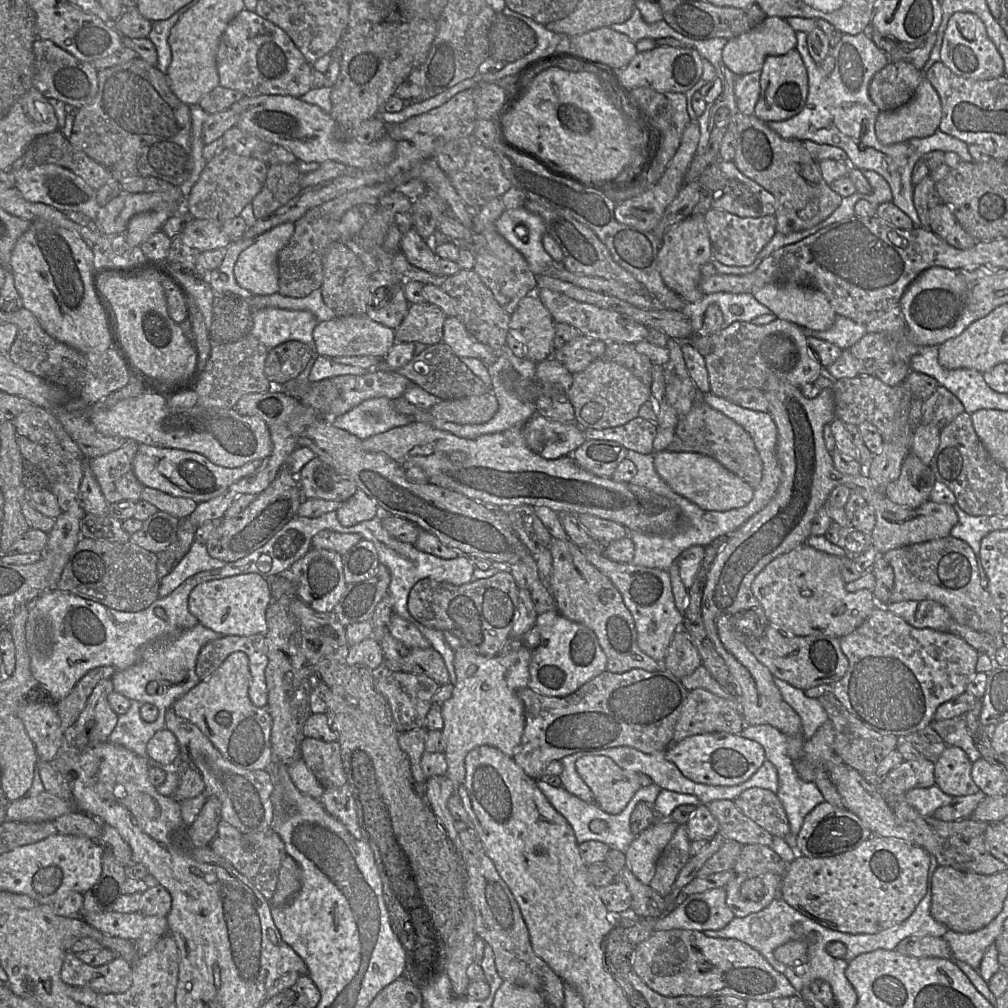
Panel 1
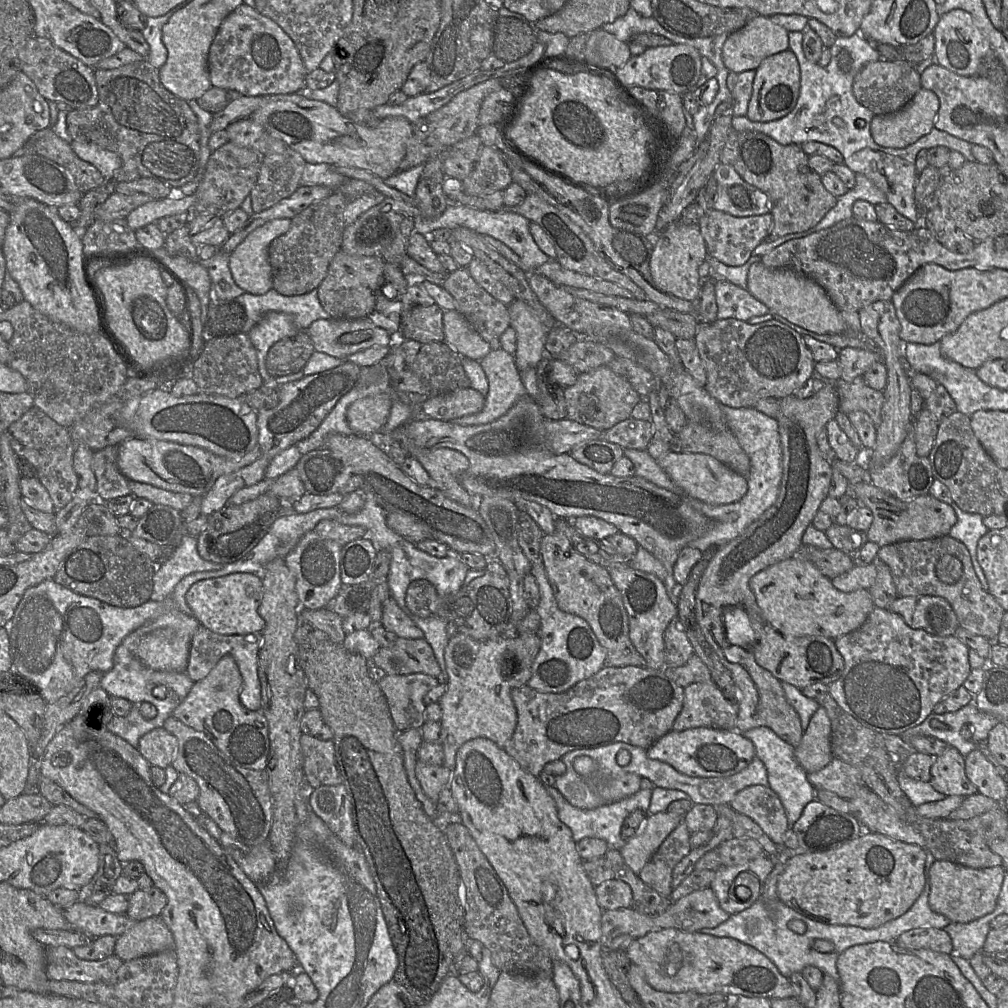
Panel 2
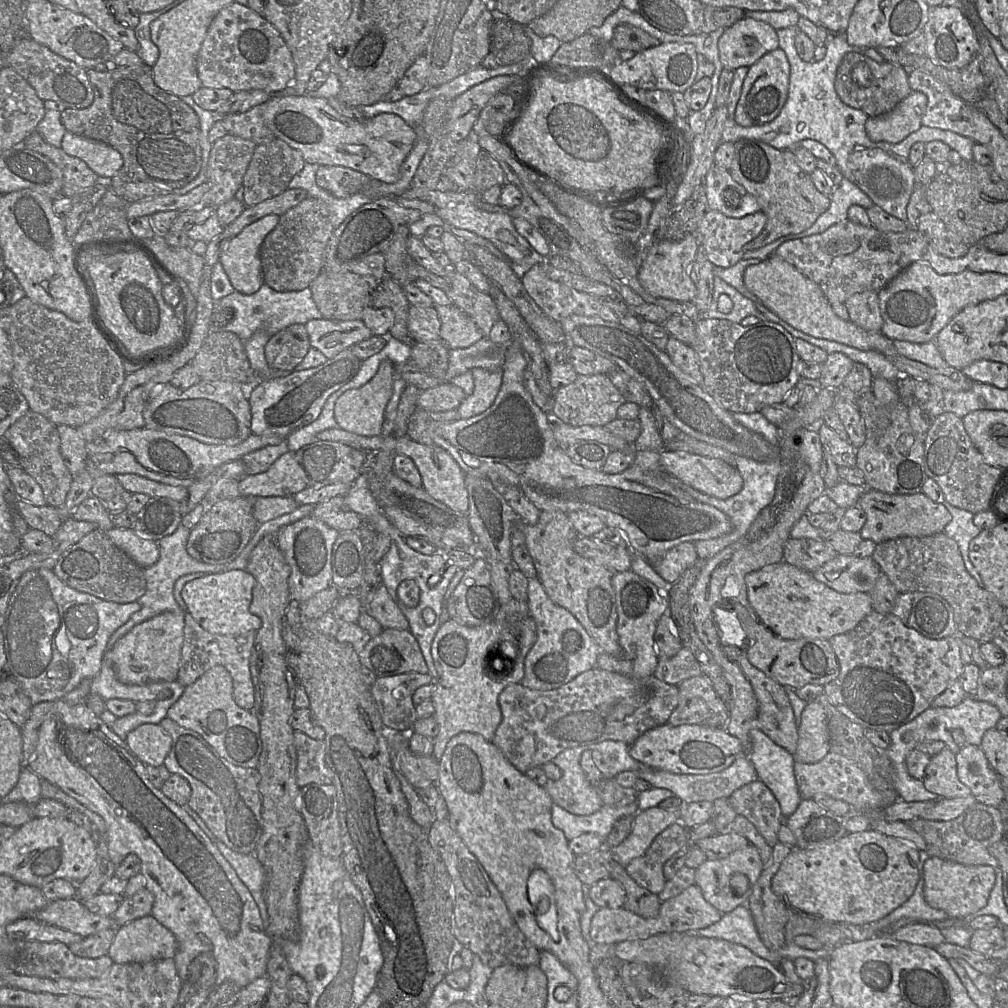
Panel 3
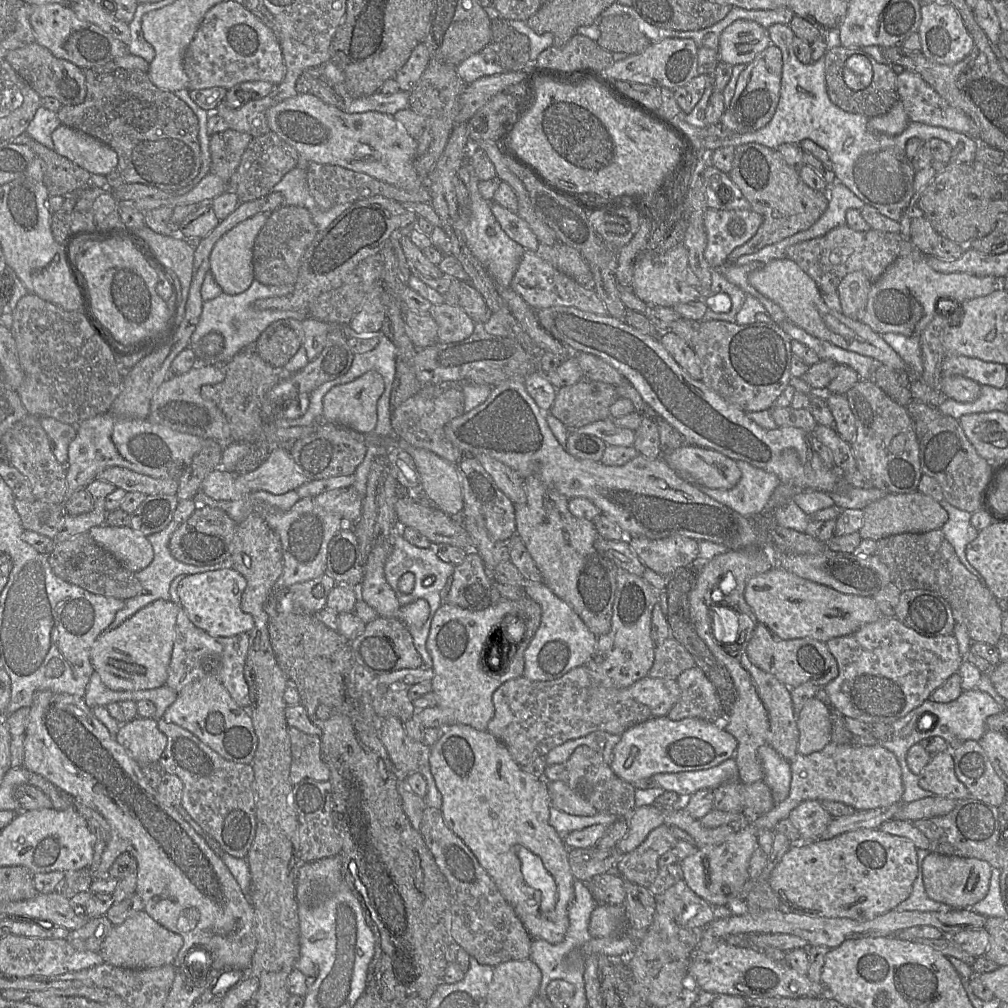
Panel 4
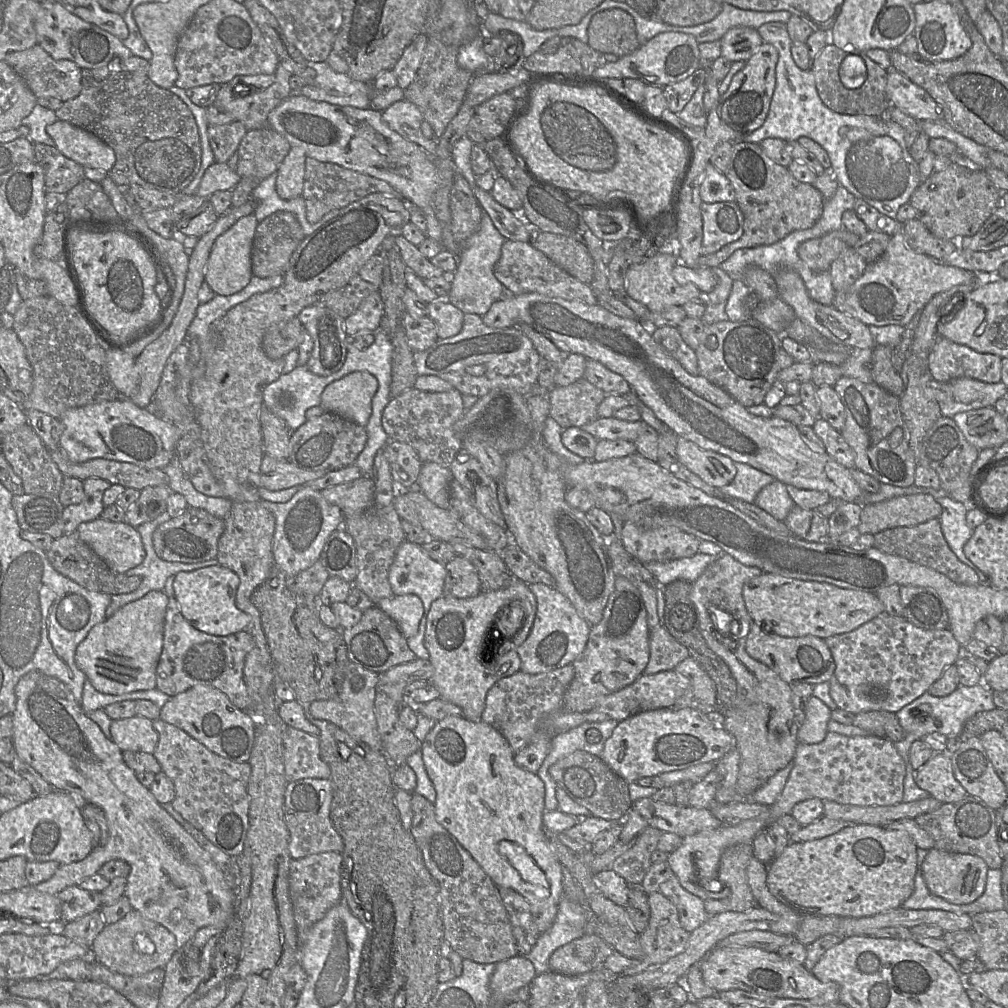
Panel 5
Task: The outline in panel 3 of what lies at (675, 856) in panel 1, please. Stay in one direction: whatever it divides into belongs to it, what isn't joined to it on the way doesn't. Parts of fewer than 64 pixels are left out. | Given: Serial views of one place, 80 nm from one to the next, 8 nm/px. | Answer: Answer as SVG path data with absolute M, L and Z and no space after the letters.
M681 822L673 823L654 839L642 856L627 864L625 870L637 884L658 895L667 881L663 873L665 862L689 845L689 829Z

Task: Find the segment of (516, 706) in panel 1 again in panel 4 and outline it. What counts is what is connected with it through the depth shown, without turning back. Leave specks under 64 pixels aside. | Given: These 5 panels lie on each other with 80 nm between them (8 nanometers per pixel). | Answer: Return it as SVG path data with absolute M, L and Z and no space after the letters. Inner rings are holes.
M528 596L519 600L501 598L497 603L479 611L463 609L449 603L444 603L438 608L431 621L426 648L432 658L432 691L437 697L438 706L454 711L453 724L463 724L479 731L487 731L487 726L495 713L492 701L493 693L506 681L523 676L524 652L534 637L540 625L540 620L540 605ZM510 617L519 619L518 624L522 629L525 630L528 626L527 637L517 643L515 643L516 640L511 640L515 647L513 646L512 651L507 656L504 656L504 653L499 655L503 660L503 665L499 670L494 670L489 666L490 657L488 653L495 649L500 650L504 646L504 642L500 641L501 630L503 630L501 625Z

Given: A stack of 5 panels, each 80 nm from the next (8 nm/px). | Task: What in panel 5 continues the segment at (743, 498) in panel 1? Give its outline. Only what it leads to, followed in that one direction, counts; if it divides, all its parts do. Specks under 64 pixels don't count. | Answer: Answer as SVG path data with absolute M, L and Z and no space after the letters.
M678 438L676 454L687 469L714 487L728 485L737 473L735 462L729 457L702 449L683 438Z

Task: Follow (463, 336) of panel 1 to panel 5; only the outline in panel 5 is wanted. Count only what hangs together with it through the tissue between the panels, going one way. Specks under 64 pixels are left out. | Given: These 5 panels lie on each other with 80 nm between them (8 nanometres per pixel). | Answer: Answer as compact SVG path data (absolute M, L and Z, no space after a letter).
M447 299L428 304L428 316L437 326L439 339L453 337L460 333L463 326L464 313Z

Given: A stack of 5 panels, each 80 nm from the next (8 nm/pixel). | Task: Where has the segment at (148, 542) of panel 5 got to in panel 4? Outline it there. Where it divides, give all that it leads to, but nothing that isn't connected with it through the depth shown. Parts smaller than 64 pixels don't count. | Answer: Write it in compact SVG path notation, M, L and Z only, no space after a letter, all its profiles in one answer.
M173 519L169 525L161 532L151 534L147 536L147 539L151 543L154 551L153 561L149 566L144 568L141 571L135 572L135 577L141 582L142 591L139 595L125 600L125 606L123 609L119 610L113 622L110 624L108 629L115 629L120 626L128 618L132 617L137 611L149 605L150 603L156 600L170 600L170 585L171 582L179 575L188 575L188 574L198 574L208 571L215 571L220 569L220 563L195 566L191 564L183 563L176 558L174 558L169 549L169 542L174 531L180 526L180 523L173 522Z

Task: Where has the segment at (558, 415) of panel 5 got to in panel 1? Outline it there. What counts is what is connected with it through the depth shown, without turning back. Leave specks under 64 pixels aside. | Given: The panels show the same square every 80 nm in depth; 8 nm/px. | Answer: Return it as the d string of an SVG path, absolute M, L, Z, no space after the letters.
M597 359L573 375L566 395L574 409L575 424L583 430L603 430L637 418L640 407L651 398L651 387L643 384L628 368Z

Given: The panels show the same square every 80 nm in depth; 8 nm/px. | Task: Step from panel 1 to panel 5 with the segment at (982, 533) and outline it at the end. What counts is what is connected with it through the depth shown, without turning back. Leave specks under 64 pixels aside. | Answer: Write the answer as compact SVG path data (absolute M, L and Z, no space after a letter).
M949 496L937 498L936 501L942 507L939 519L949 547L961 562L974 570L981 584L989 585L989 578L964 553L964 545L973 534L973 529L966 522L969 506Z

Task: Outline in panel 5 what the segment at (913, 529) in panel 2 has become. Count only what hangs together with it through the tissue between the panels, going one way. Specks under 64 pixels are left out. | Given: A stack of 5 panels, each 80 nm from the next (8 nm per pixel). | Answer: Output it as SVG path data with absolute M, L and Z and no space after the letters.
M913 494L895 497L886 501L862 506L860 523L857 526L861 534L877 534L883 530L895 527L909 527L928 520L939 518L941 505L929 494Z

